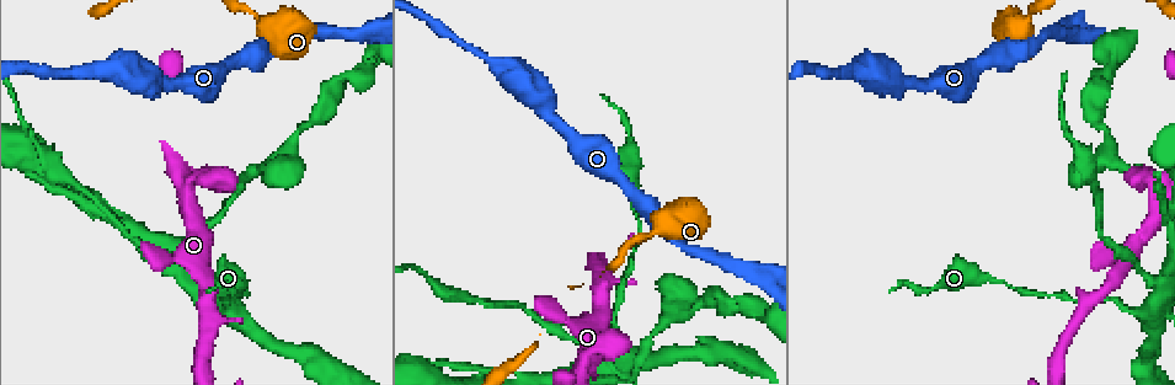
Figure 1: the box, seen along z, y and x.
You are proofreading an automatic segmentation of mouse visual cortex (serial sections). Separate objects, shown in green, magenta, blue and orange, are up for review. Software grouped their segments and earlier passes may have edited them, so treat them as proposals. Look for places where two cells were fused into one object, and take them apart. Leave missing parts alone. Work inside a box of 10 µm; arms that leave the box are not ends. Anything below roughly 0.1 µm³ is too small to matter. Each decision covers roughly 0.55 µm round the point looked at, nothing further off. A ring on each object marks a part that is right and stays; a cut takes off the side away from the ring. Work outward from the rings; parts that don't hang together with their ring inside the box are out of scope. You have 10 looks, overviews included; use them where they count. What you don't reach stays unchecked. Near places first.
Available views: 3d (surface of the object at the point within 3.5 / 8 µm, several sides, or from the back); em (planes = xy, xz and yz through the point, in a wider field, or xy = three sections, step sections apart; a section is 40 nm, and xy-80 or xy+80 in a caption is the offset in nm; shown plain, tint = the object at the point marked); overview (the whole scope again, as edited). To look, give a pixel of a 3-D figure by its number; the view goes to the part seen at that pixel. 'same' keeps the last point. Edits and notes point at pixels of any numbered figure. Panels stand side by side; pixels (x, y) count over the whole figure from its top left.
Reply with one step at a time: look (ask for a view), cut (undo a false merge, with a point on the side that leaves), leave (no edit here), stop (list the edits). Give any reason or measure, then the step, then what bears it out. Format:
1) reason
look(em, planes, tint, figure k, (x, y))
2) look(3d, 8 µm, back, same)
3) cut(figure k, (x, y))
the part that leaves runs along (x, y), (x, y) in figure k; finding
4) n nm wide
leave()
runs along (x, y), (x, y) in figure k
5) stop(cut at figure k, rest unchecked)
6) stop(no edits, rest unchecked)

calibre changes
look(3d, 3.5 µm, back, figure 1, (267, 51))

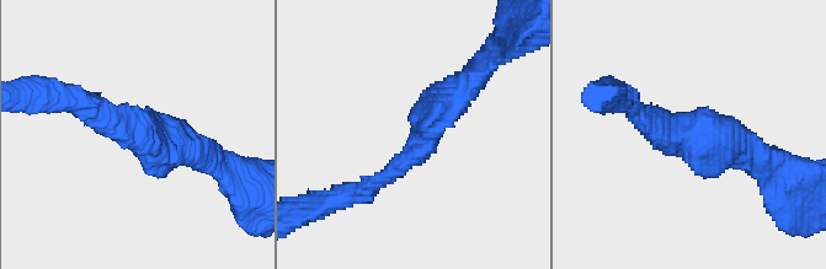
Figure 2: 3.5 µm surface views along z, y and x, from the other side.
arms of 200, 450 nm
look(em, planes, tint, figure 2, (147, 136))

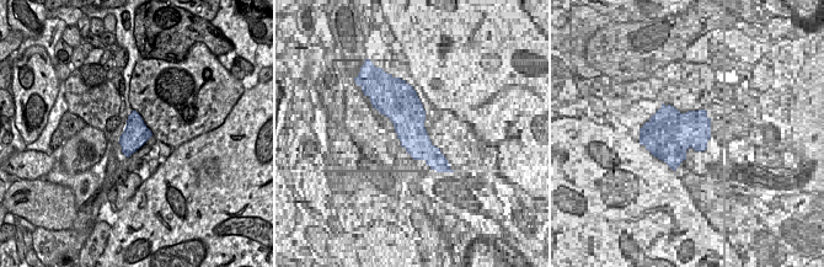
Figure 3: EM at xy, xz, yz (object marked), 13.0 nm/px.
leave()
runs along (470, 82), (361, 193) in figure 2; one cell here

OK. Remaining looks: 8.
sharp bend
look(3d, 3.5 µm, figure 1, (1141, 176))

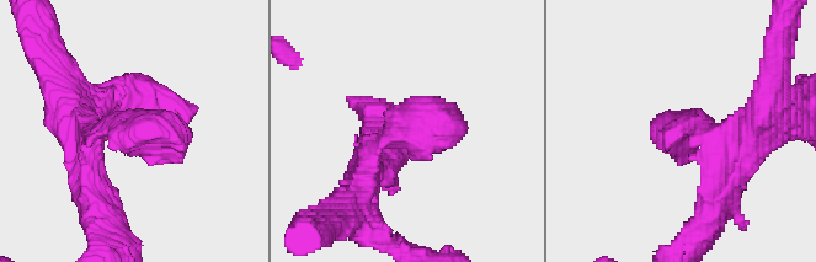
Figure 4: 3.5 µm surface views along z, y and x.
shape alone is not enough
look(em, planes, plain, figure 4, (406, 130))

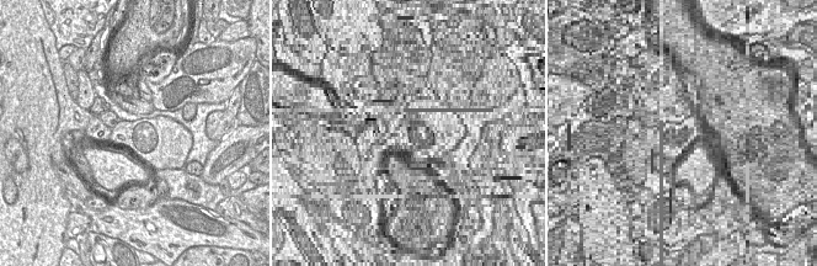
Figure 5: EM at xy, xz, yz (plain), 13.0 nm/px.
with the object marked
look(em, planes, tint, same)

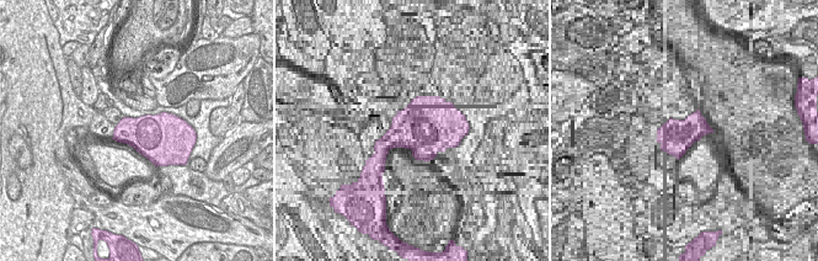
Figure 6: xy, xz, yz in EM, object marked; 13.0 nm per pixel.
leave()
runs along (369, 166), (395, 128), (456, 126) in figure 4; all the same cell

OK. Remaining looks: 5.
sudden change in width
look(3d, 8 µm, figure 1, (631, 204))

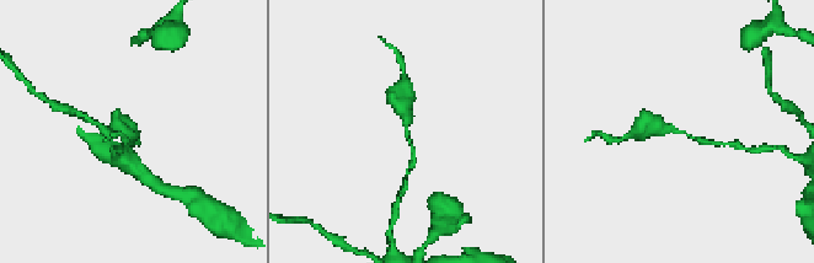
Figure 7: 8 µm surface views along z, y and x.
arms of 150, 450 nm; now the EM
look(em, xy, step 1, tint, same)

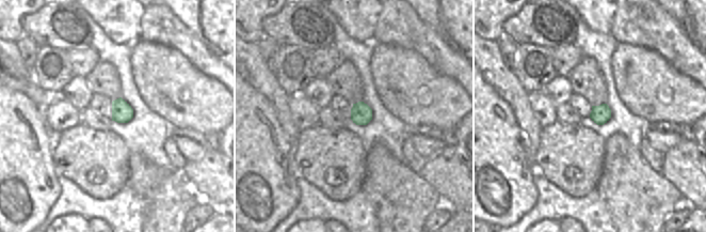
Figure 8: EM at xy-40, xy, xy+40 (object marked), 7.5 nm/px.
leave()
runs along (397, 95), (403, 100), (413, 157) in figure 7; all the same cell

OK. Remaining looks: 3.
a narrow waist
look(3d, 3.5 µm, figure 1, (758, 320))

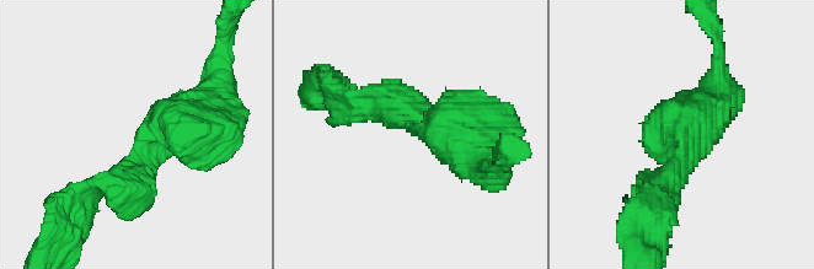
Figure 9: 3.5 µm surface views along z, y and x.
3 arms; arms of 250, 500, 600 nm
look(em, planes, tint, figure 9, (414, 134))

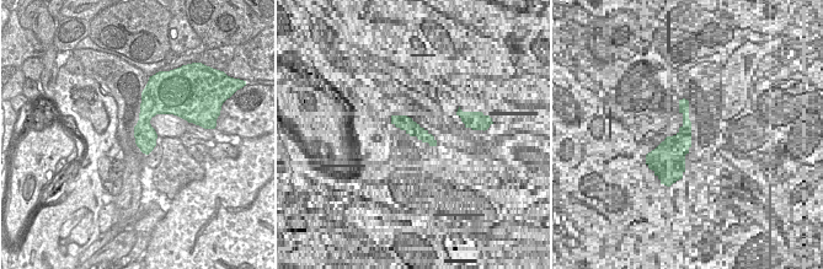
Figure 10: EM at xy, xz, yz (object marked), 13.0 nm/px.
leave()
runs along (87, 195), (167, 124), (189, 151) in figure 9; one cell here

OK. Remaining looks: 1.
stop(no edits, rest unchecked)

